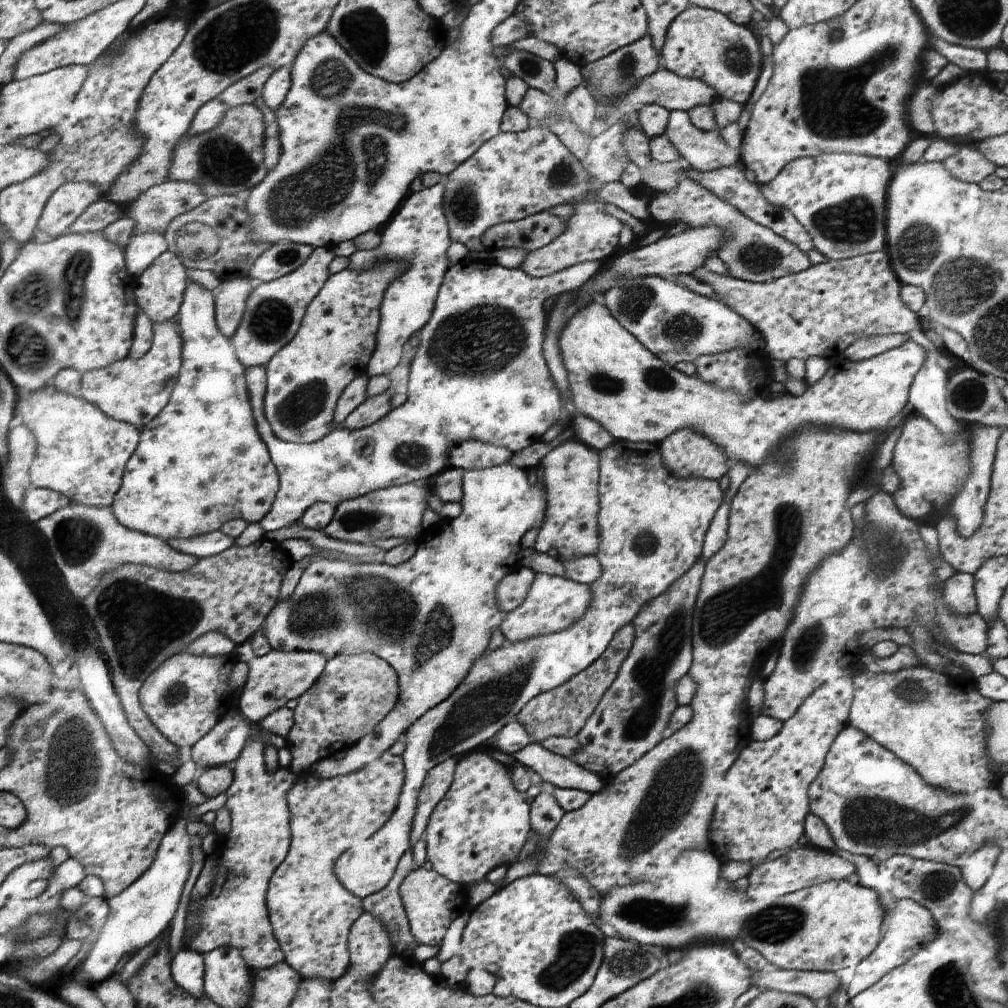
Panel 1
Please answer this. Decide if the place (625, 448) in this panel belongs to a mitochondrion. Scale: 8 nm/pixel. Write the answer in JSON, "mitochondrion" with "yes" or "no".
{"mitochondrion":"no"}

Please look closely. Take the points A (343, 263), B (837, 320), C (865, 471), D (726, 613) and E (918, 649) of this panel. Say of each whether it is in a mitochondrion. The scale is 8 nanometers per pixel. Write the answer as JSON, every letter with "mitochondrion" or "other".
{"A":"other","B":"other","C":"other","D":"mitochondrion","E":"other"}

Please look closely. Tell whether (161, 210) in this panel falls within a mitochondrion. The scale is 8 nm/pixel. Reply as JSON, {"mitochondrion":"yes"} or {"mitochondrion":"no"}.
{"mitochondrion":"yes"}

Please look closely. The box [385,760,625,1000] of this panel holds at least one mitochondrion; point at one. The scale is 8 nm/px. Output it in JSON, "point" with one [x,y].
{"point":[577,948]}

